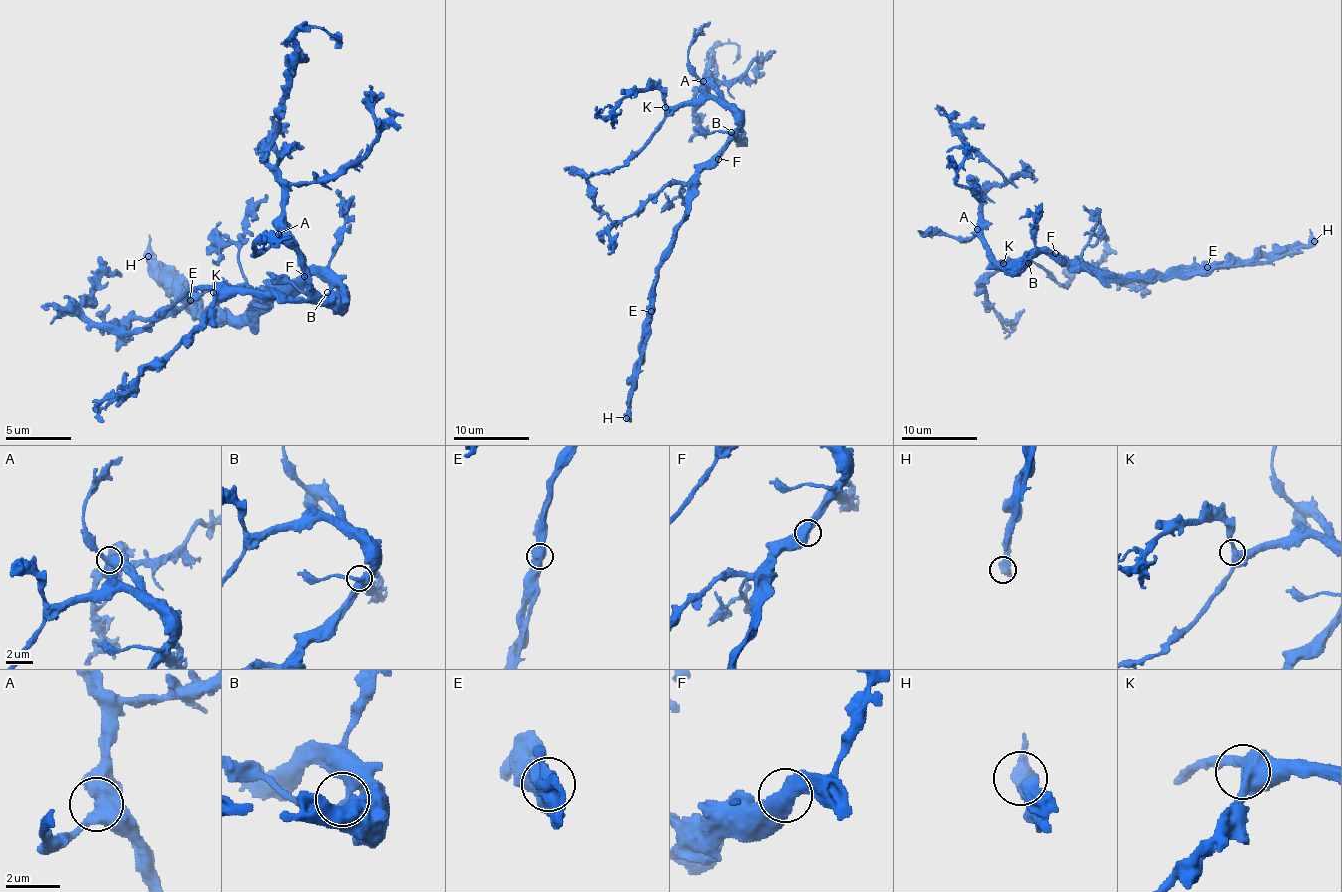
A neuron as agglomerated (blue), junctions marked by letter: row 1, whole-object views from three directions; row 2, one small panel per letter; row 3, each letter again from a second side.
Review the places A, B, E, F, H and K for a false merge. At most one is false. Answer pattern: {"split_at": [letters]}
{"split_at": ["E"]}

